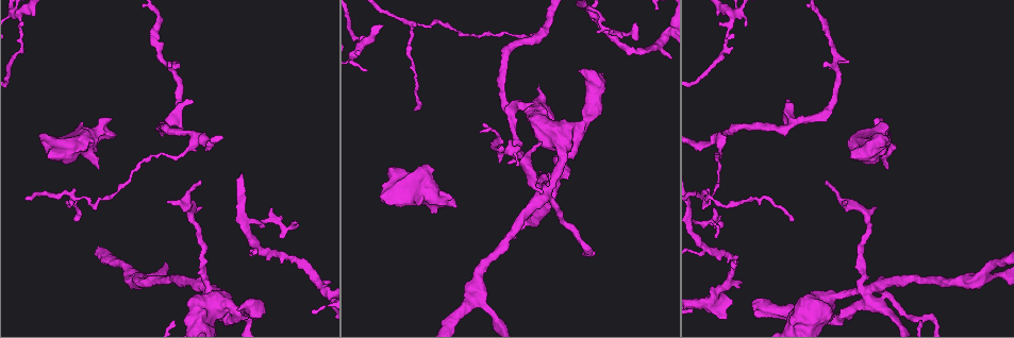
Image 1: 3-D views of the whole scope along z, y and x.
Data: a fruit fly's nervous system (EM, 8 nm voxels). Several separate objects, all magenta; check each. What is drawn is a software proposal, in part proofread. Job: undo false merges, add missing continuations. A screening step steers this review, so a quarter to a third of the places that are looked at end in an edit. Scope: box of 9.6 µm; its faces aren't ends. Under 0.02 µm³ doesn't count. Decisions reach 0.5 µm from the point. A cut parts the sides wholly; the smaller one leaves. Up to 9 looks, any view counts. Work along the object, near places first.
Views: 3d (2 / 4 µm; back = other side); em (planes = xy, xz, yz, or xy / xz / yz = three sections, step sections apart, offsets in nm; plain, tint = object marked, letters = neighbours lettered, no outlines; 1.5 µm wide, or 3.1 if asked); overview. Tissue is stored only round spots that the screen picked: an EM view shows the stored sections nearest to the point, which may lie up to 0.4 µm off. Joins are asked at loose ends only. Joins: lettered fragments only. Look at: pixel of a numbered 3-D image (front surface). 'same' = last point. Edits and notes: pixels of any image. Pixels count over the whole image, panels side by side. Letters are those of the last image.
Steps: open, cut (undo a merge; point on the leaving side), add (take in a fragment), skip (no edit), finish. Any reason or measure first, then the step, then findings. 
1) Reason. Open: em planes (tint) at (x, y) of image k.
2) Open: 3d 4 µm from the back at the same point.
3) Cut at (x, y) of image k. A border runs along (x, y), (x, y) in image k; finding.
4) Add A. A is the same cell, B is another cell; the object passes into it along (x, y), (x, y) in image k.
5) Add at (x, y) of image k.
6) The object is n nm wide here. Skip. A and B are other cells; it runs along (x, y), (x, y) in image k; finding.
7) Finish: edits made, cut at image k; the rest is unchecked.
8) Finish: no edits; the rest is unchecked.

Branch point. Open: 3d 4 µm at (425, 194) of image 1.

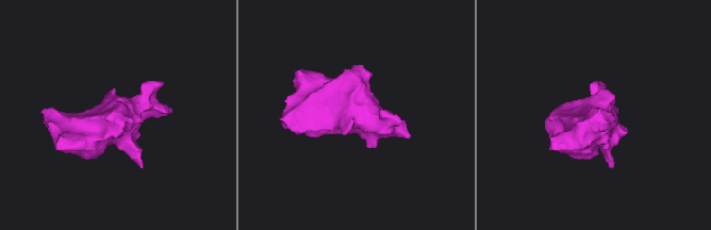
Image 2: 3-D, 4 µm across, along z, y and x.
Open: em 3.1 µm planes (tint) at (355, 113) of image 2.

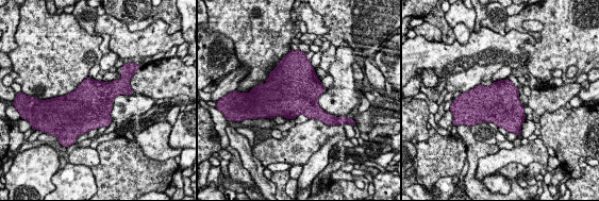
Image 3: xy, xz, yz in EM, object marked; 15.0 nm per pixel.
What lies round it. Open: em 3.1 µm planes (letters) at the same point.

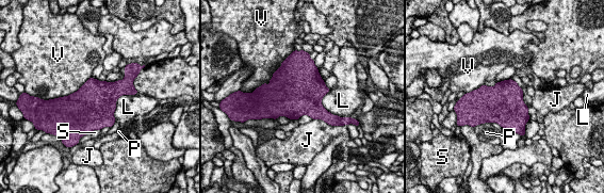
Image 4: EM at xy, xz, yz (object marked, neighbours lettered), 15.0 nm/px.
Skip. J, L, P, S and V are other cells; a border runs along (134, 94), (117, 99), (114, 119) in image 4; one neuron here.

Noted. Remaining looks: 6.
Abrupt turn. Open: em planes (letters) at (207, 290) of image 1.

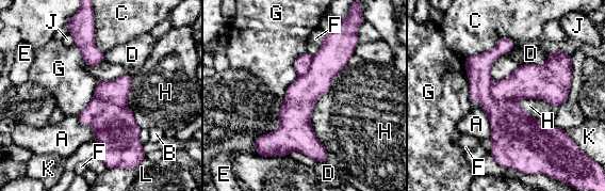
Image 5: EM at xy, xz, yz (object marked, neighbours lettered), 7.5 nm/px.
Cut at (512, 129) of image 5. A, B, C, D, E, F, G, H, J, K and L are other cells; a second neuron is stuck on.

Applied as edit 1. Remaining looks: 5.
Redraw. Open: overview.

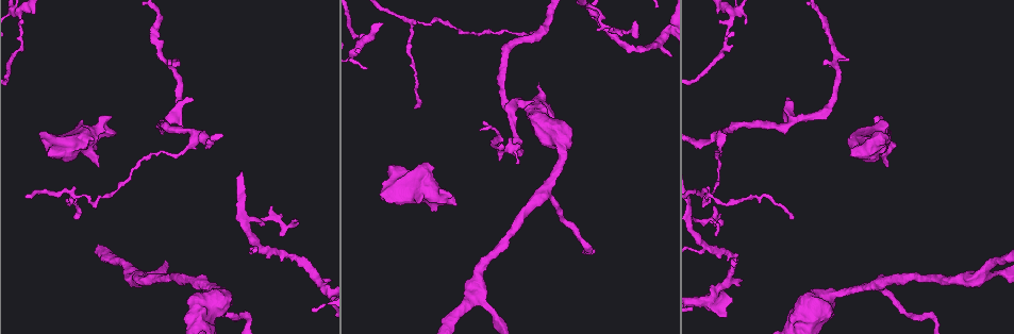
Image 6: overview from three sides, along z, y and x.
Branch point. Open: em planes (tint) at (708, 194) of image 6.

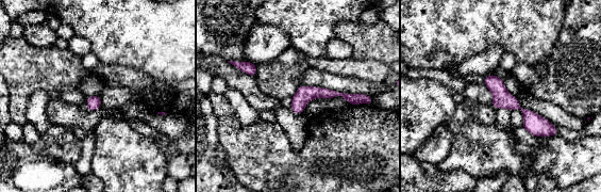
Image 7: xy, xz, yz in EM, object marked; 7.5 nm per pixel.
Open: em planes (letters) at the same point.

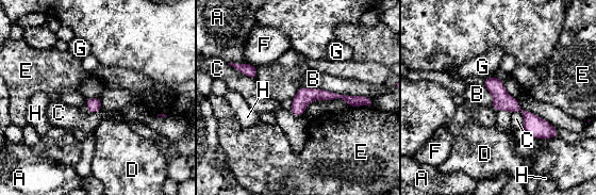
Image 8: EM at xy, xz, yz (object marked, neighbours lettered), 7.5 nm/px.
Skip. A, B, C, D, E, F, G and H are other cells; it runs along (486, 82), (539, 128), (551, 134) in image 8; all the same neuron.

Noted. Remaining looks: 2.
Three arms meet. Open: em planes (plain) at (719, 137) of image 6.

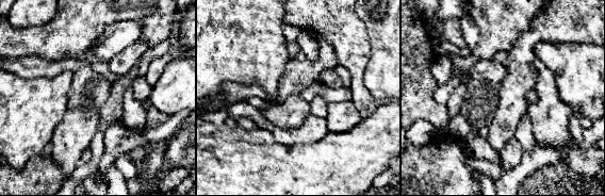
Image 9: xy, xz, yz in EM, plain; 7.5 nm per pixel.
See the neighbours. Open: em planes (letters) at the same point.

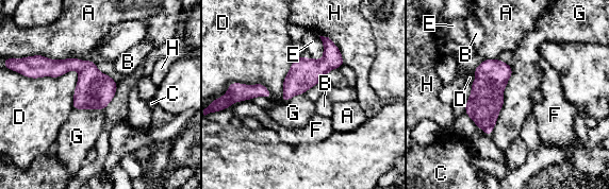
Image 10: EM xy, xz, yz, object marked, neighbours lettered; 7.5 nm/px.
The object is 220 nm wide here. Skip. A, B, C, D, E, F, G and H are other cells; a border runs along (318, 36), (323, 56), (314, 59) in image 10; continuous, no second neuron.

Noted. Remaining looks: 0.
Finish: edits made, cut at image 5; the rest is unchecked.

